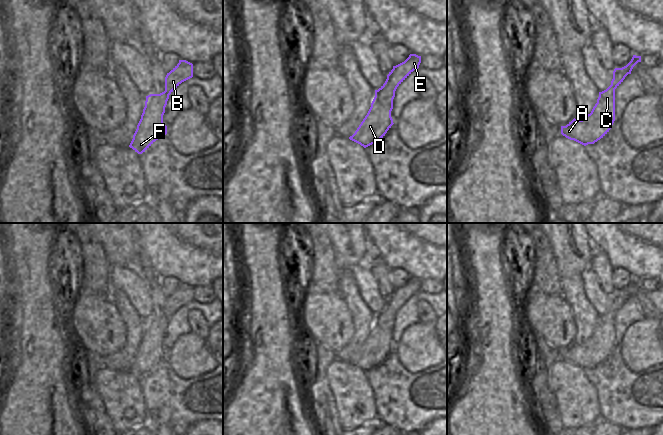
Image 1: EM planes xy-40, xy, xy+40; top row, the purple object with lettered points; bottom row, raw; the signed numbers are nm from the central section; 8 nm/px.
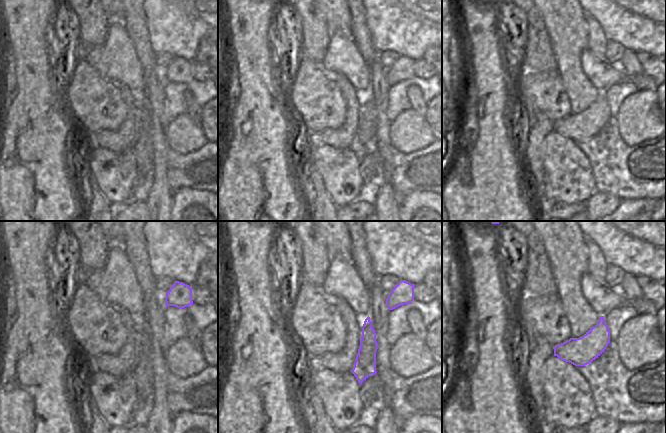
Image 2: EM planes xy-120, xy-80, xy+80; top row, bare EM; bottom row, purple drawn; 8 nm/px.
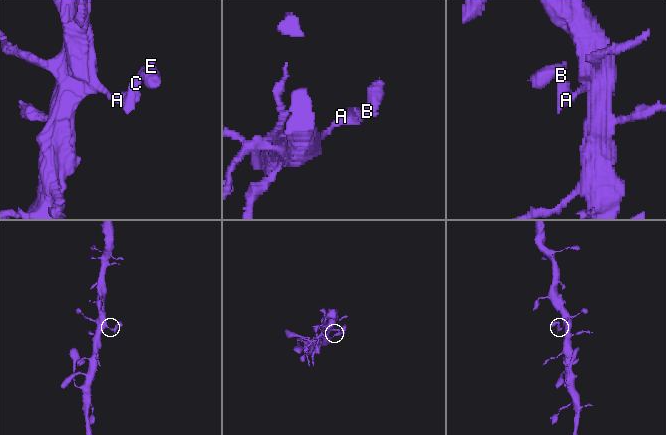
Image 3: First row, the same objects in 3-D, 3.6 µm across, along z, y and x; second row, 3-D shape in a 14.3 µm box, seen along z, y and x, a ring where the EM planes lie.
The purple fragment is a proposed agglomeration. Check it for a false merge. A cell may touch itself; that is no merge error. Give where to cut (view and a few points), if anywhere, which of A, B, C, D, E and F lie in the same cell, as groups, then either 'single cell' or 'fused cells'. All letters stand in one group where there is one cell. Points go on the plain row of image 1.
no cut | A B C D E F | single cell

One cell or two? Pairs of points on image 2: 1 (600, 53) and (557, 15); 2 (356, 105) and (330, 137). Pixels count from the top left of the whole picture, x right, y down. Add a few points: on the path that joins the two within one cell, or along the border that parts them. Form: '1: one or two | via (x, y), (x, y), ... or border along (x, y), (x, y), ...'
1: two | border along (585, 19), (587, 23), (588, 47)
2: one | via (353, 114), (351, 122), (339, 134)

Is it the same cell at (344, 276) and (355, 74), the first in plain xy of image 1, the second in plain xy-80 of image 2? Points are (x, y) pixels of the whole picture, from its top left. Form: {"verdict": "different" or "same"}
{"verdict": "different"}

